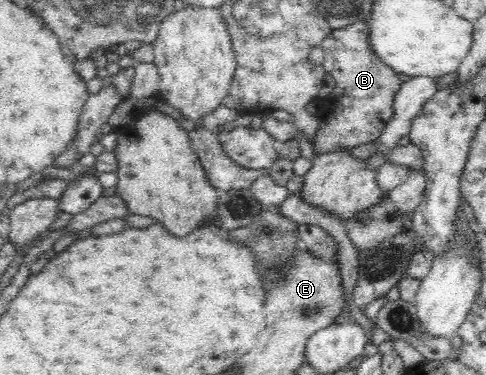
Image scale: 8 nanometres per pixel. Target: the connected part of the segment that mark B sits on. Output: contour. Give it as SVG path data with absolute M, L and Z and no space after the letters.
M361 20L332 30L321 42L320 48L325 54L322 66L336 84L328 96L315 101L315 116L319 122L314 141L315 153L343 151L375 141L393 115L394 99L402 81L392 67L377 57L369 36L369 21Z

